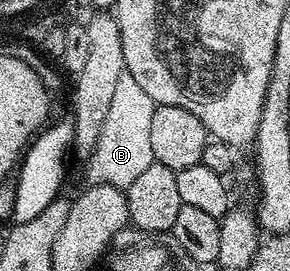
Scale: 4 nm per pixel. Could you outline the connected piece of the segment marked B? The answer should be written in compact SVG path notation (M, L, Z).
M124 72L115 85L103 130L99 130L99 142L87 160L89 165L85 172L92 183L110 184L124 190L135 182L135 178L139 178L139 174L143 174L143 170L147 170L147 166L154 164L151 154L151 114L154 107L153 100L143 94L139 82L135 82L129 72Z

